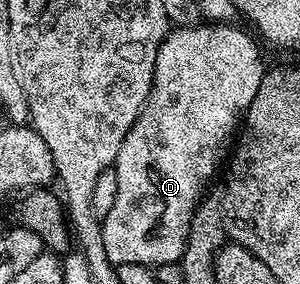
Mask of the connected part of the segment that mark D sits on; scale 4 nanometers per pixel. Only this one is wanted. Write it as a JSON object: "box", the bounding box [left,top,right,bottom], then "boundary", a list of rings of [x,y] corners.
{"box":[100,21,267,267],"boundary":[[[213,21],[208,25],[196,27],[173,27],[165,36],[165,40],[161,42],[159,53],[155,57],[155,77],[153,78],[151,93],[147,97],[135,125],[131,125],[127,137],[123,137],[123,145],[119,145],[115,164],[119,177],[119,194],[115,197],[115,205],[111,205],[111,213],[107,213],[100,220],[103,249],[107,249],[107,257],[115,265],[151,265],[154,267],[164,263],[177,263],[185,251],[185,242],[189,236],[189,222],[193,220],[193,212],[197,210],[207,188],[214,182],[219,168],[226,162],[227,156],[234,146],[235,136],[242,126],[245,110],[251,105],[251,101],[255,101],[259,81],[263,81],[267,70],[267,63],[261,60],[261,51],[257,48],[258,40],[252,34],[249,36],[247,32],[229,26],[233,25],[222,25],[220,22]]]}

